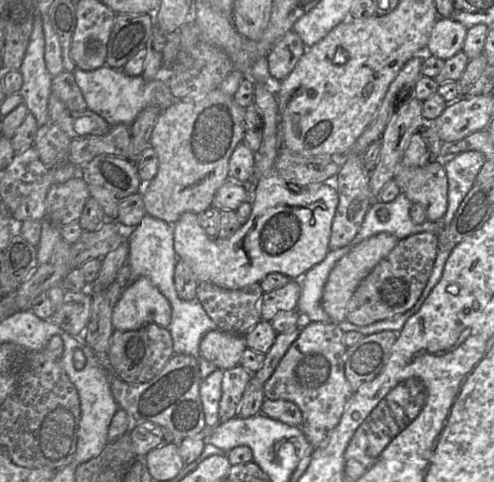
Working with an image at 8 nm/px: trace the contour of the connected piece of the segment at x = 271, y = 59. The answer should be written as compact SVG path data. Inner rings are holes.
M293 30L288 31L266 56L270 75L282 81L294 69L305 49L297 33Z

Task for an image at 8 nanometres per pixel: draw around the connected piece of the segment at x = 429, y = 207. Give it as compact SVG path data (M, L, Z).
M432 162L416 168L399 164L393 179L400 193L412 204L417 203L423 207L427 220L441 222L448 203L448 181L444 162Z

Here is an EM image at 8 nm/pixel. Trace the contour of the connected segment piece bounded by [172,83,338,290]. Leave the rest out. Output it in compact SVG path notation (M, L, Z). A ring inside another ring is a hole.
M255 83L254 104L263 119L263 137L259 150L255 154L257 175L263 174L253 189L249 191L252 211L246 223L227 239L210 238L199 225L199 216L183 213L172 225L174 232L174 250L177 259L184 261L191 268L200 282L209 282L218 287L237 290L260 283L270 273L281 273L290 279L304 276L313 266L324 260L329 249L332 221L338 206L338 194L335 182L312 184L307 187L289 186L277 173L275 161L278 155L278 105L274 94L269 92L264 83Z

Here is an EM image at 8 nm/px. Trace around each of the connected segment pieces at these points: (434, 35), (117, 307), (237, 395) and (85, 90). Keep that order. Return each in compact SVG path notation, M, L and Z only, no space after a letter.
M439 17L431 31L425 53L446 61L463 49L467 28L452 19Z
M141 276L123 287L117 303L112 308L112 326L114 330L138 330L148 324L157 324L163 328L171 322L172 310L169 301L154 286L149 278Z
M240 365L224 371L218 411L219 423L237 415L244 390L251 377L252 373Z
M105 64L91 71L75 69L73 75L86 102L87 110L98 114L110 126L131 125L137 115L147 106L157 106L163 111L176 101L181 101L172 96L164 81L156 78L146 81L141 75L129 76L122 69L110 68Z

